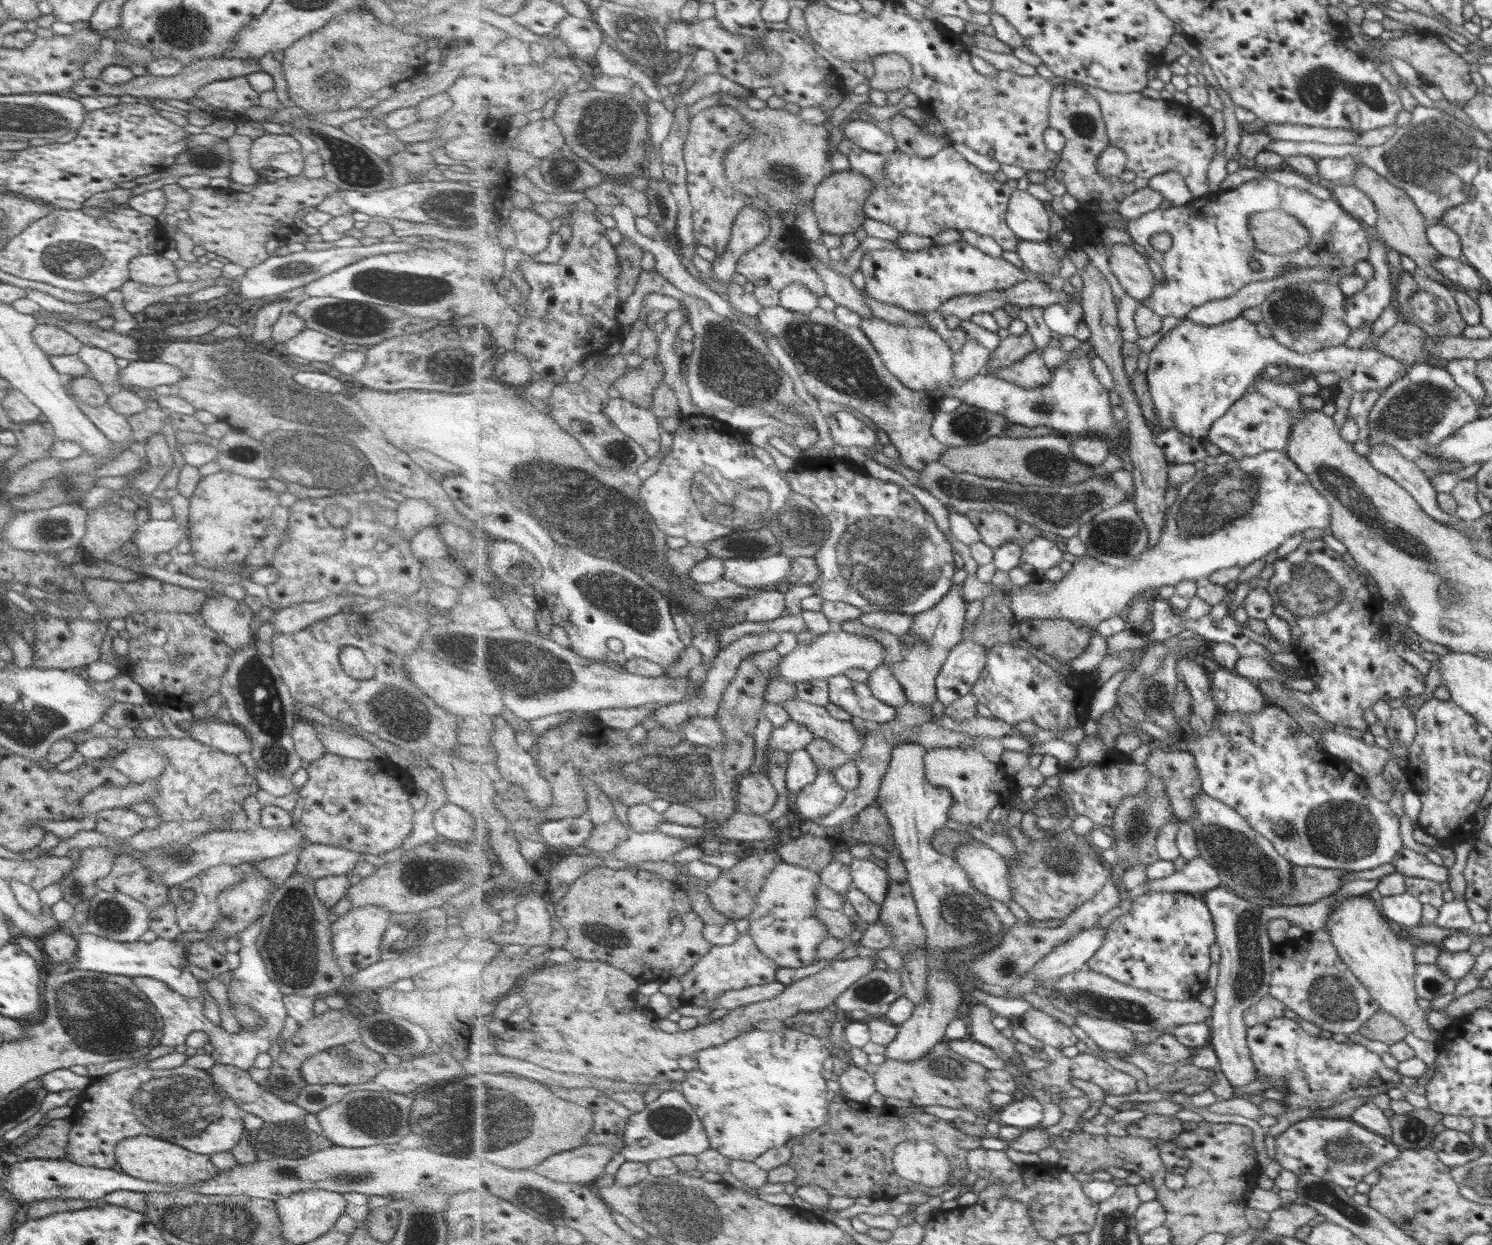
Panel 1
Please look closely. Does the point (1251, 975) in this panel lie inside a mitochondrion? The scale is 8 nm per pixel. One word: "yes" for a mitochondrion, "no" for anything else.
yes

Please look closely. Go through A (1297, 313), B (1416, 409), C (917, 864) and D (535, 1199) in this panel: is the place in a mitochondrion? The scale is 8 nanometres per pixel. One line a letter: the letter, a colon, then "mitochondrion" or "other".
A: mitochondrion
B: mitochondrion
C: other
D: mitochondrion

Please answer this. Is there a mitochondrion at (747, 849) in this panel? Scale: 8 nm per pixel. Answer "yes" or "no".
no

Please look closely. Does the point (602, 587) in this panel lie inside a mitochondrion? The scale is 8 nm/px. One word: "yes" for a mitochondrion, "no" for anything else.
yes

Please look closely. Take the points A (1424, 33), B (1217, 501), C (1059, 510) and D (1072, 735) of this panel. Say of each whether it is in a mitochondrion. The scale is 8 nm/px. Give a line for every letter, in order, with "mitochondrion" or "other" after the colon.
A: other
B: mitochondrion
C: mitochondrion
D: other

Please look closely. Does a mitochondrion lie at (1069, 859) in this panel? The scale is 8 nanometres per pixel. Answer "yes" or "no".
yes

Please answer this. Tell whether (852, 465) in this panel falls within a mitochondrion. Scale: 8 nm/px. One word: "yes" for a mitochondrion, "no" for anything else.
no

